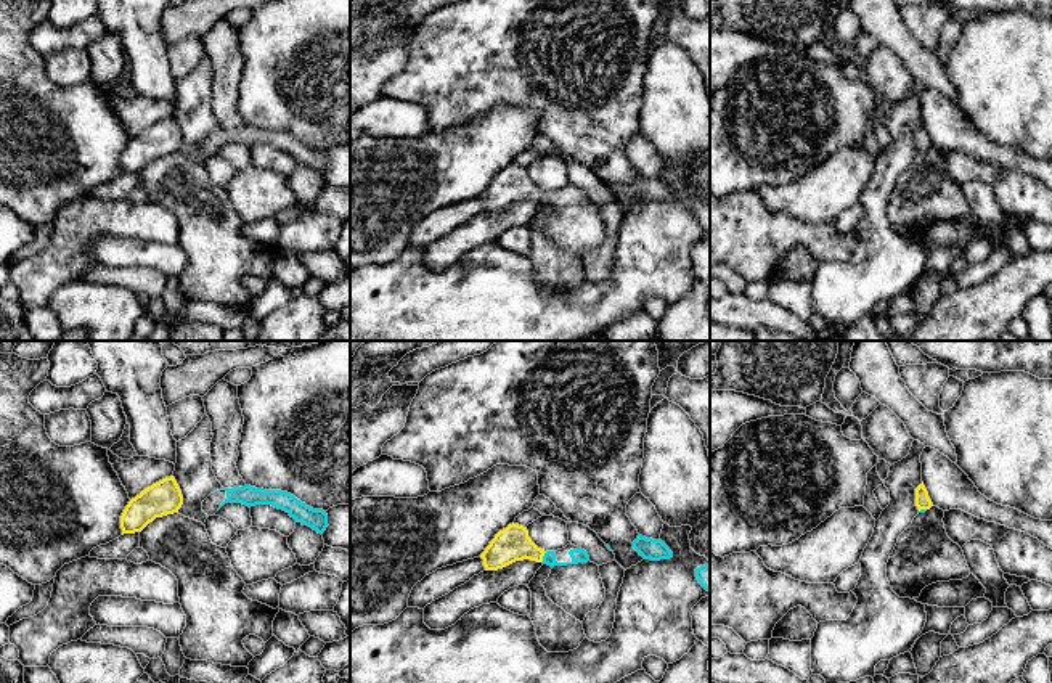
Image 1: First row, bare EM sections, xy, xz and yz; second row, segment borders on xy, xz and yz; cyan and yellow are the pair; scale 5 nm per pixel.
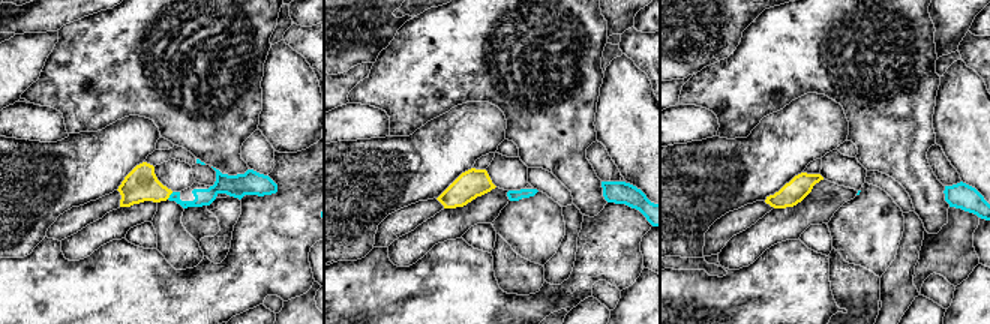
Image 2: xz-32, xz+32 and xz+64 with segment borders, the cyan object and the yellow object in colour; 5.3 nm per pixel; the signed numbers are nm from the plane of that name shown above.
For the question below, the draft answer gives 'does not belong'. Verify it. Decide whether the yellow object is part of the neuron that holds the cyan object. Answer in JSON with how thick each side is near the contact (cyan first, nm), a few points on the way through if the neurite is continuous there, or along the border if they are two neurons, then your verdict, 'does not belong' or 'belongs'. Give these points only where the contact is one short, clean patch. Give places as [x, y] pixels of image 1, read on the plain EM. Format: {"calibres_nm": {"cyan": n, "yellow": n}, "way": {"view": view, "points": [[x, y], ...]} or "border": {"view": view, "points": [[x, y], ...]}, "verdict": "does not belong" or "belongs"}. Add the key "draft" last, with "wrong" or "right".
{"calibres_nm": {"cyan": 70, "yellow": 180}, "way": {"view": "xz", "points": [[580, 195], [570, 203], [543, 196], [513, 184]]}, "verdict": "belongs", "draft": "wrong"}

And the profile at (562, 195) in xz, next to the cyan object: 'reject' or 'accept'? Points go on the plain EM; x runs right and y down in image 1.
accept

